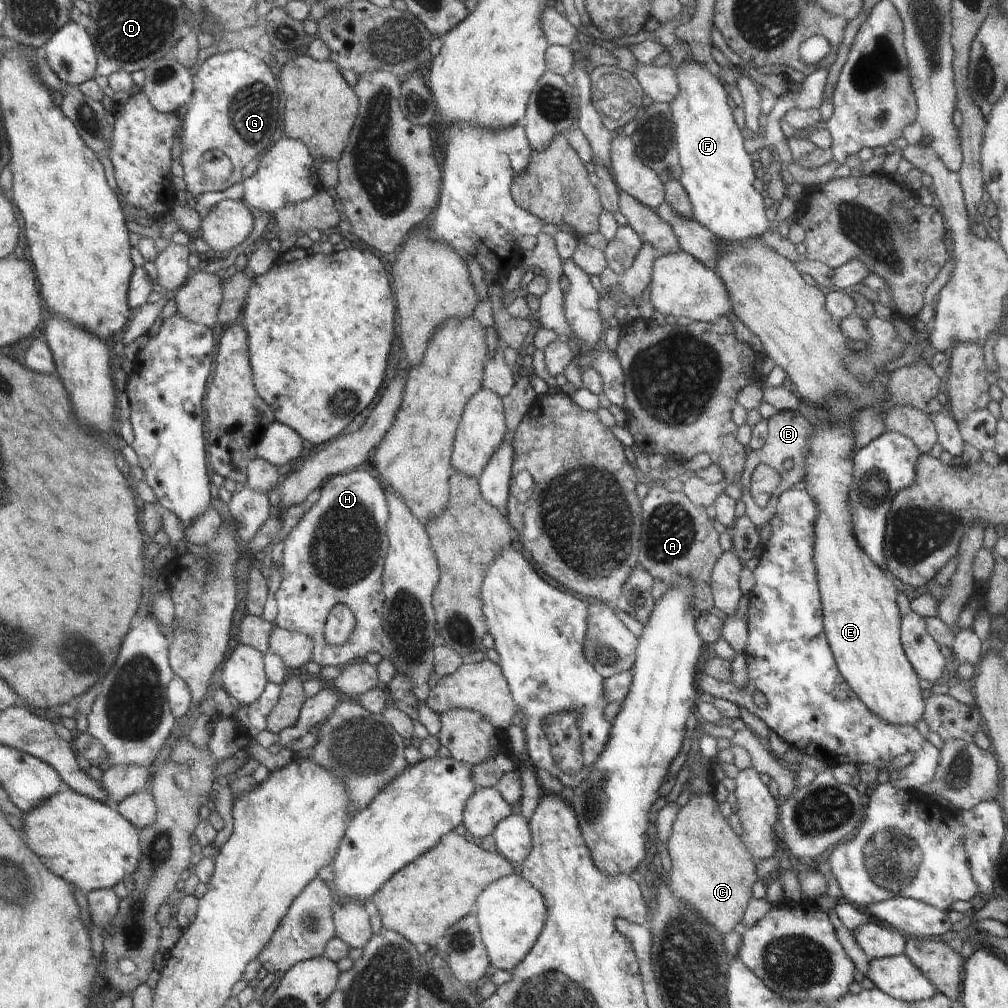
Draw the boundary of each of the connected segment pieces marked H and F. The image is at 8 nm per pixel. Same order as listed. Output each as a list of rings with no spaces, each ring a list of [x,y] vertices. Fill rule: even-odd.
[[[364,470],[329,477],[320,489],[321,495],[316,503],[283,541],[283,558],[280,560],[282,582],[275,593],[278,614],[274,623],[280,628],[309,635],[313,639],[313,659],[318,666],[344,668],[365,660],[370,652],[380,653],[383,650],[378,632],[382,632],[383,627],[383,574],[388,548],[386,521],[389,512],[384,487],[378,478]],[[338,605],[346,605],[355,616],[353,634],[341,647],[327,643],[324,633],[329,614]]]
[[[698,61],[685,62],[676,68],[678,94],[670,102],[671,115],[675,124],[677,153],[679,156],[682,176],[680,182],[687,192],[693,208],[693,218],[704,225],[710,232],[724,240],[743,241],[750,237],[760,237],[768,233],[771,222],[764,216],[764,200],[760,193],[754,190],[754,168],[750,162],[748,152],[744,150],[744,138],[740,128],[736,126],[730,106],[728,94],[710,70]]]

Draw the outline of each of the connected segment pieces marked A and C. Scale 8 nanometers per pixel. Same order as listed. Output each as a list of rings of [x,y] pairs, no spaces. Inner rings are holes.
[[[658,480],[650,484],[650,490],[642,502],[646,504],[646,514],[642,514],[640,564],[653,578],[651,593],[655,602],[682,577],[690,577],[695,586],[695,611],[697,614],[702,611],[713,612],[715,604],[711,595],[711,576],[723,551],[718,542],[720,535],[706,514],[706,508],[696,506],[680,491],[669,491]]]
[[[696,793],[692,795],[685,806],[679,808],[673,824],[672,834],[667,842],[671,857],[671,871],[666,876],[670,888],[678,890],[682,898],[694,902],[694,906],[712,926],[715,926],[723,936],[732,932],[732,928],[742,920],[748,900],[752,898],[752,886],[756,884],[756,866],[759,860],[755,859],[745,844],[732,832],[728,820],[718,810],[718,802],[710,793]]]

